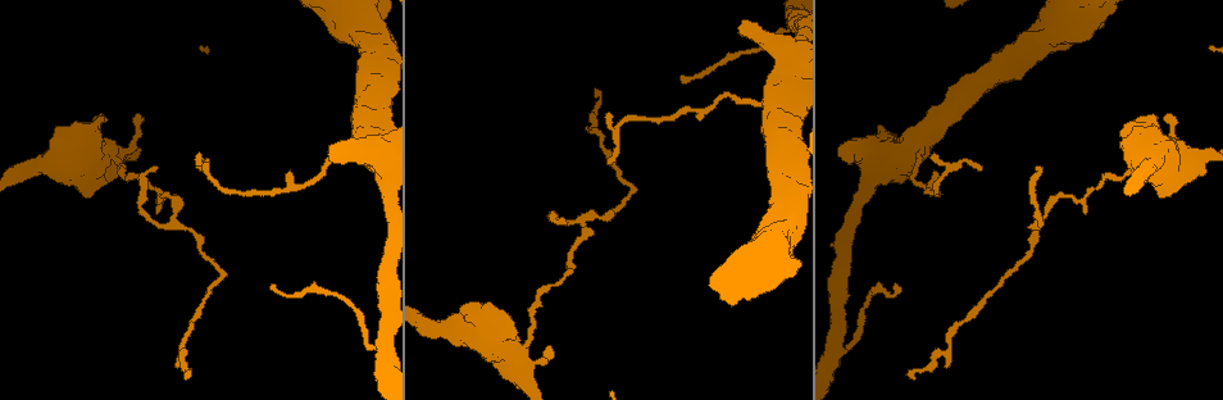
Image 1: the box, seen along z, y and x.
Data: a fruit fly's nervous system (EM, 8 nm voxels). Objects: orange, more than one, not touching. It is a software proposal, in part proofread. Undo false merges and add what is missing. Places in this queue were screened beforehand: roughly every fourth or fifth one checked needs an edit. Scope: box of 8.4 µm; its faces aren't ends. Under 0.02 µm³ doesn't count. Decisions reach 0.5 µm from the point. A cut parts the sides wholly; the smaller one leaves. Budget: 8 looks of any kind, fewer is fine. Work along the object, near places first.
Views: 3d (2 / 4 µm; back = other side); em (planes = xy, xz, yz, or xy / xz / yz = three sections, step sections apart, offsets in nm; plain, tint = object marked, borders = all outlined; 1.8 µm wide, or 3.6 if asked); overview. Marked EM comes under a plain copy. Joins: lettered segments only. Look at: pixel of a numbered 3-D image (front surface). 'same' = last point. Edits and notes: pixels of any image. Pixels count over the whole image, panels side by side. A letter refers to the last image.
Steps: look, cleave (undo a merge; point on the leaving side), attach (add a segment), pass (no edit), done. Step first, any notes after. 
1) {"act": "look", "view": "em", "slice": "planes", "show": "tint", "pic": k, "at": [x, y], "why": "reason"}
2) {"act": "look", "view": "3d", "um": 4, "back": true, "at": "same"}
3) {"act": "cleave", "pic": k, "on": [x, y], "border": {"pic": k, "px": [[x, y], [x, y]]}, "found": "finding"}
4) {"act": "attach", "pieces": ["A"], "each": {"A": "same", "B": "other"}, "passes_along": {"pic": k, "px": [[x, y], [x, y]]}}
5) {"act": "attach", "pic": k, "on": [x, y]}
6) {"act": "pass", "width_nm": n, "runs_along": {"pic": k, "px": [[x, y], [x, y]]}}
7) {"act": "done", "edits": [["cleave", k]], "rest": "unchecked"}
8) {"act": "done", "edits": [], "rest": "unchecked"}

{"act": "look", "view": "em", "slice": "xz", "step": 4, "show": "tint", "pic": 1, "at": [895, 282], "why": "an open end"}

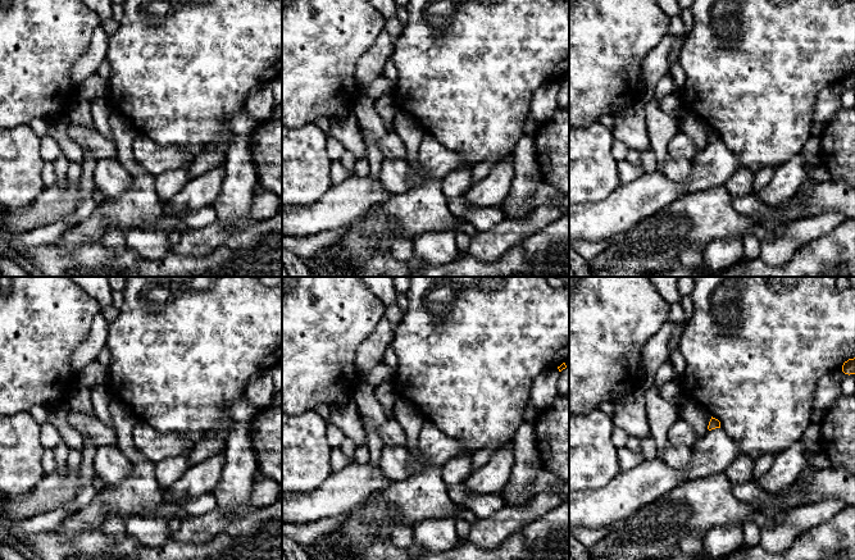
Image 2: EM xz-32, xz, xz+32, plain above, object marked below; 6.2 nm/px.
{"act": "look", "view": "em", "slice": "planes", "show": "borders", "at": "same", "why": "cut it another way"}

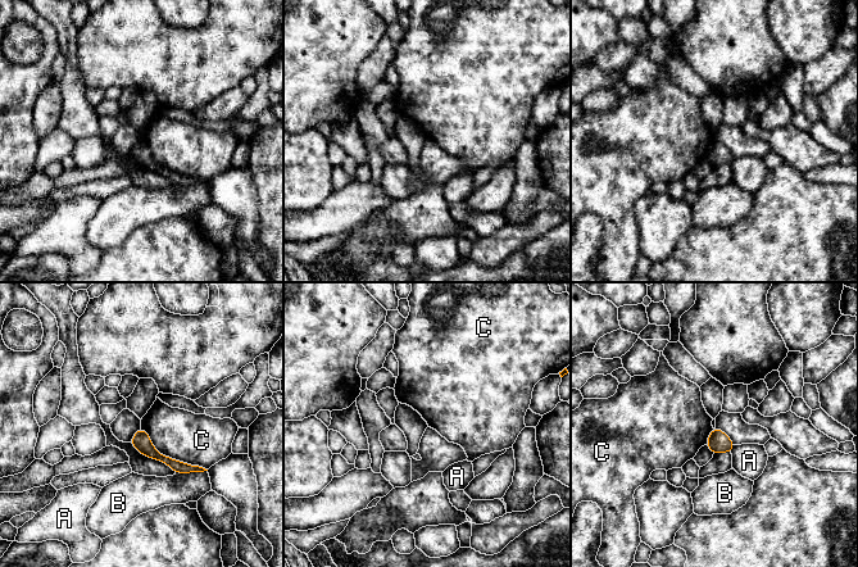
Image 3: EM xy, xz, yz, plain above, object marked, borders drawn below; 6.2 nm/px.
{"act": "pass", "each": {"A": "other", "B": "other", "C": "other"}, "border": {"pic": 3, "px": [[140, 427], [160, 453], [207, 470]]}, "found": "no lettered segment goes on from it"}

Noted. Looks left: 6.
{"act": "look", "view": "3d", "um": 4, "pic": 1, "at": [850, 346], "why": "three-way junction"}

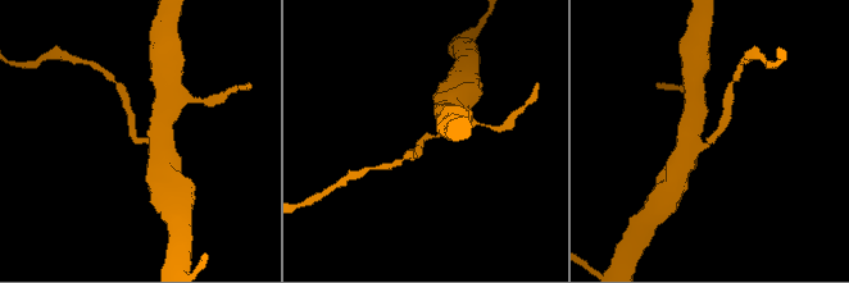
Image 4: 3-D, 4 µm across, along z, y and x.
{"act": "look", "view": "em", "slice": "xy", "step": 16, "show": "tint", "pic": 4, "at": [144, 140]}

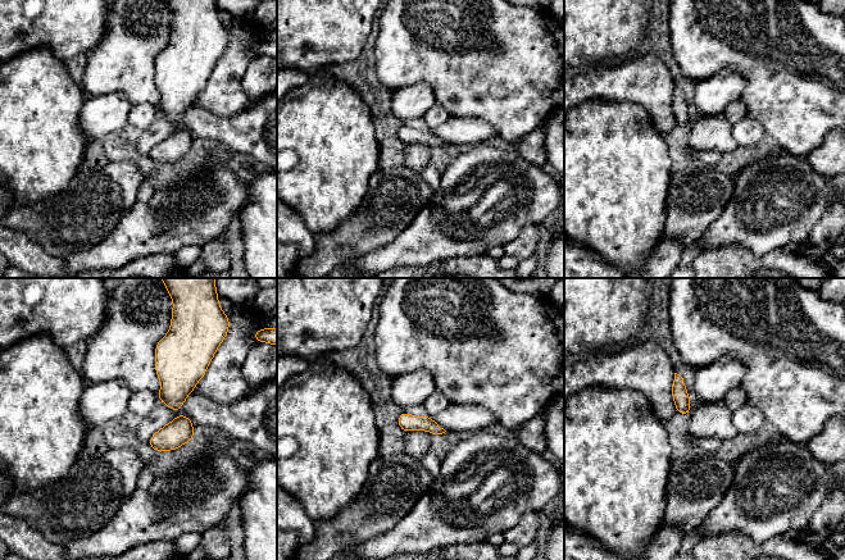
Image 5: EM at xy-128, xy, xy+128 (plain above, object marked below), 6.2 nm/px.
{"act": "look", "view": "em", "slice": "xz", "step": 16, "show": "borders", "at": "same"}

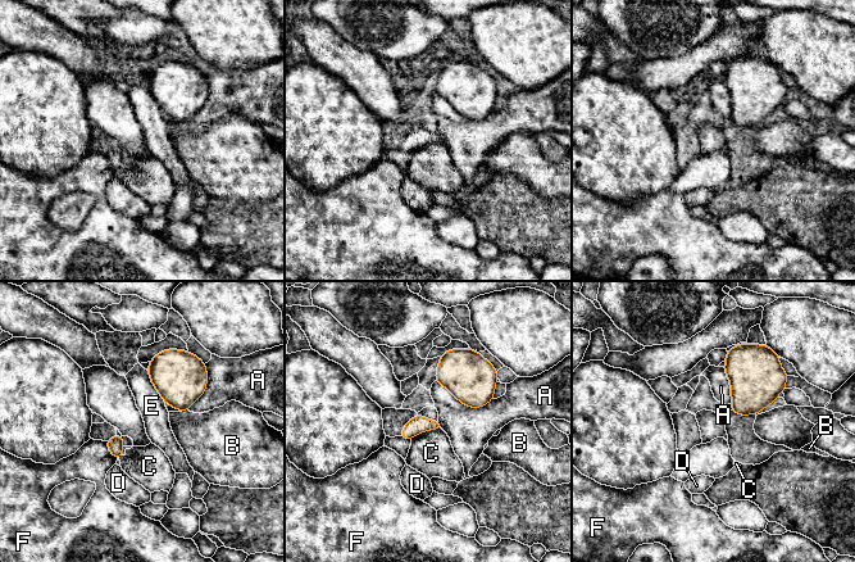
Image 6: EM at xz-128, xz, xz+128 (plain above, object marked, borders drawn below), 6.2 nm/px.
{"act": "pass", "each": {"A": "other", "B": "other", "C": "other", "D": "other", "E": "other", "F": "other"}, "border": {"pic": 6, "px": [[441, 429], [426, 430], [410, 439]]}, "found": "one cell here"}

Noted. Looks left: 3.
{"act": "look", "view": "3d", "um": 4, "pic": 1, "at": [198, 167], "why": "tapers out"}

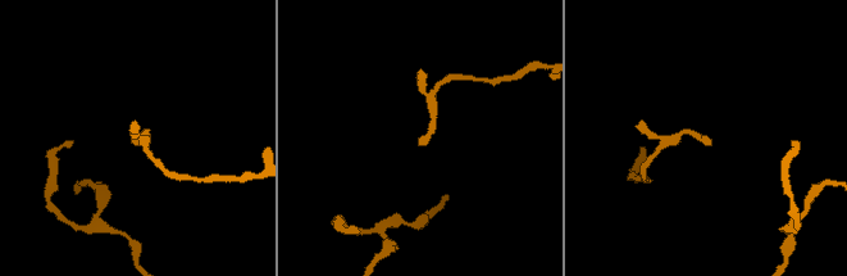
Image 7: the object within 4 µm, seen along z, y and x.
{"act": "look", "view": "em", "slice": "yz", "step": 16, "show": "tint", "pic": 7, "at": [418, 144], "why": "shape alone is not enough"}

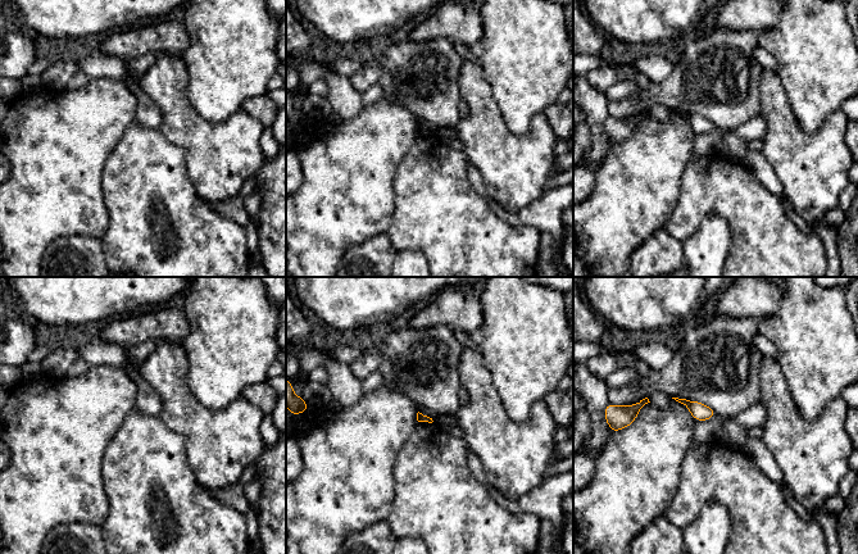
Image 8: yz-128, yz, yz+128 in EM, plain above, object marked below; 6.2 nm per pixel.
{"act": "look", "view": "em", "slice": "planes", "show": "borders", "at": "same", "why": "another direction"}

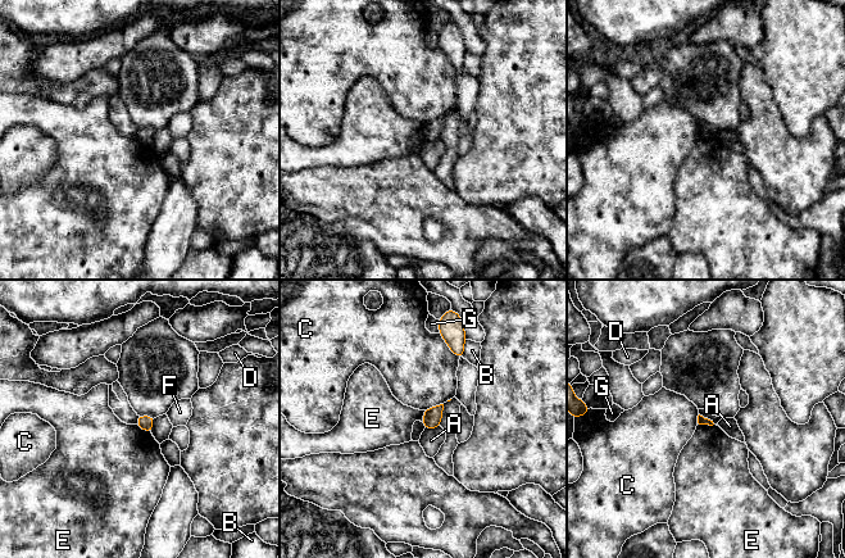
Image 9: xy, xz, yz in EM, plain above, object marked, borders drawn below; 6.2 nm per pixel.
{"act": "pass", "longest_contact_nm": ["C", 190], "each": {"A": "other", "B": "other", "C": "other", "D": "other", "E": "other", "F": "other", "G": "other"}, "border": {"pic": 9, "px": [[698, 422], [713, 425]]}, "found": "none of them fits"}

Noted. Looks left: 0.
{"act": "done", "edits": [], "rest": "unchecked"}

